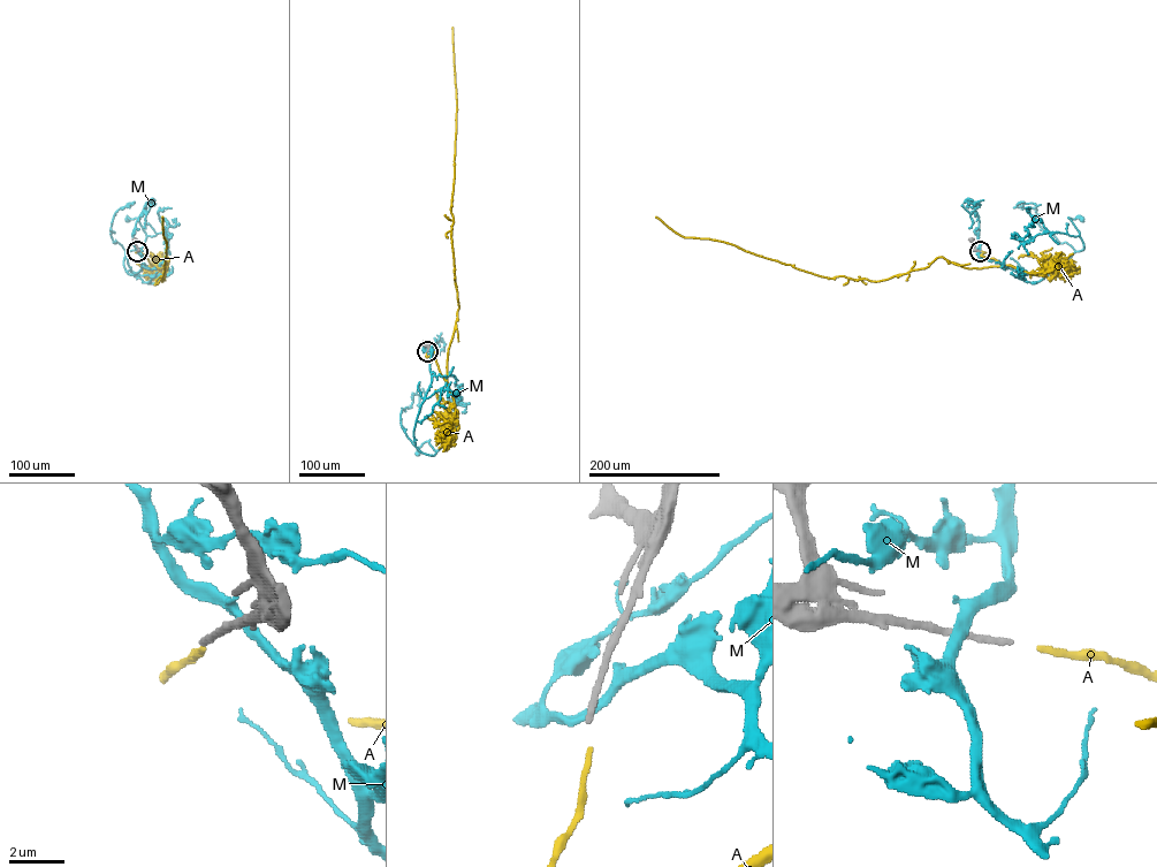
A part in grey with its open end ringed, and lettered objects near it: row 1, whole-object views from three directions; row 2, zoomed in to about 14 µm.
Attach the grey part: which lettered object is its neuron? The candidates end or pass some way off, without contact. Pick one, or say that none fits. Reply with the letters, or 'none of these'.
A

